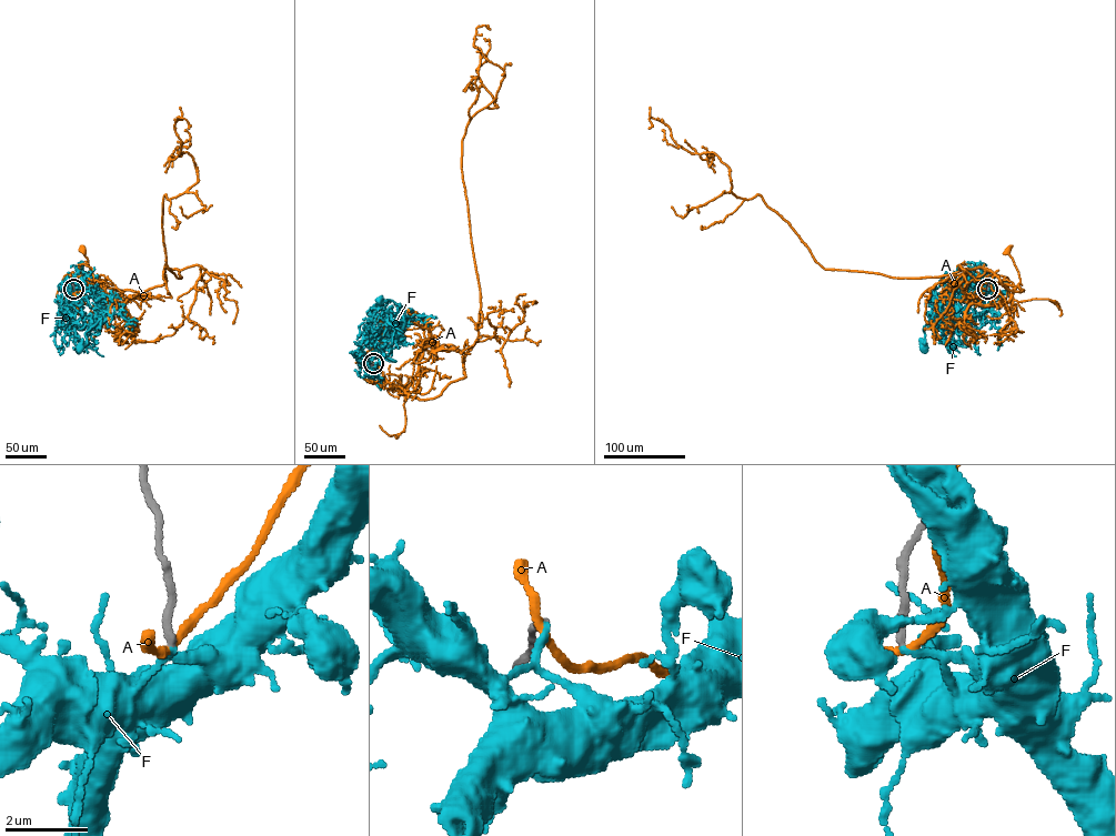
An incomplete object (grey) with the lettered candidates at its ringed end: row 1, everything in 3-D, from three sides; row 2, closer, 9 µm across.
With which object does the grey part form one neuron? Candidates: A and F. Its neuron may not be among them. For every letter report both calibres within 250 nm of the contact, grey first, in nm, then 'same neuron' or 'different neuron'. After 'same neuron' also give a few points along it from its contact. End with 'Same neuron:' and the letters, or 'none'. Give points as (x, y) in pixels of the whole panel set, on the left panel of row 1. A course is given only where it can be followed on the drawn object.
A: 200/190 nm | different neuron
F: 200/110 nm | same neuron | via (73, 289), (82, 281), (104, 315), (104, 320), (99, 319), (84, 333), (87, 341), (80, 348)
Same neuron: F

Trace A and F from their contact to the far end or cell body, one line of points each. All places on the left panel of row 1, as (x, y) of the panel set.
A: (73, 289), (80, 282), (99, 286), (82, 250)
F: (73, 289), (82, 281), (104, 315), (104, 320), (99, 319), (84, 333), (87, 341), (80, 348)

